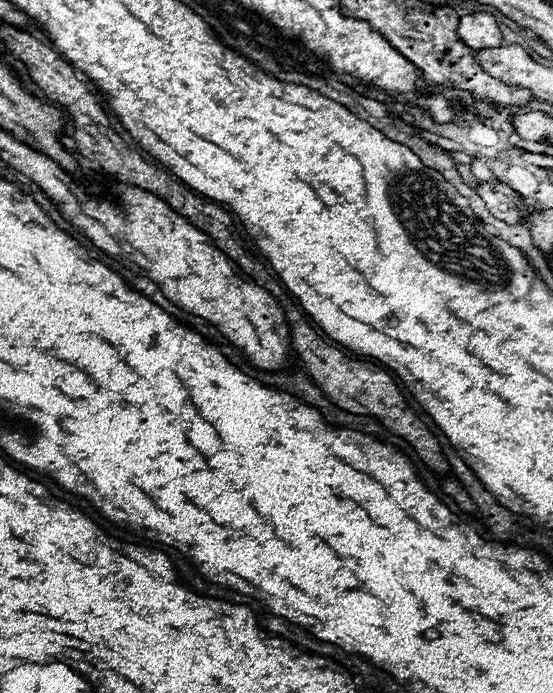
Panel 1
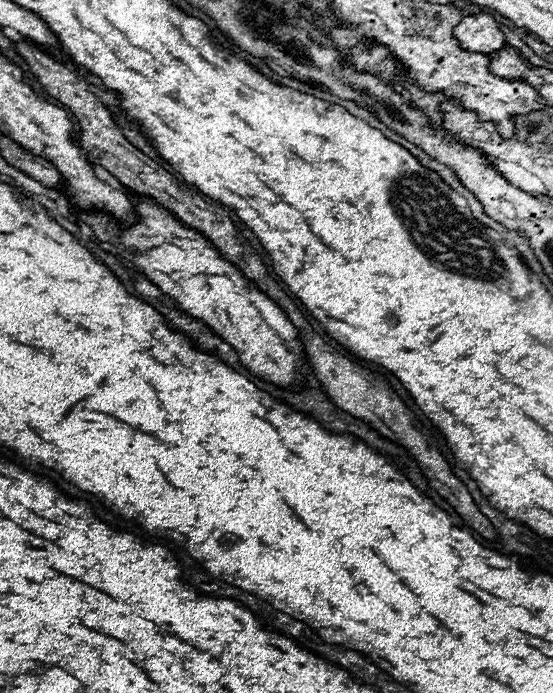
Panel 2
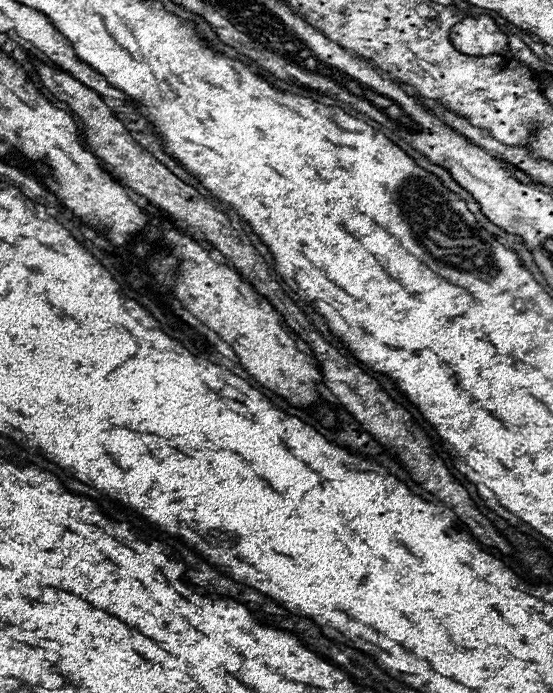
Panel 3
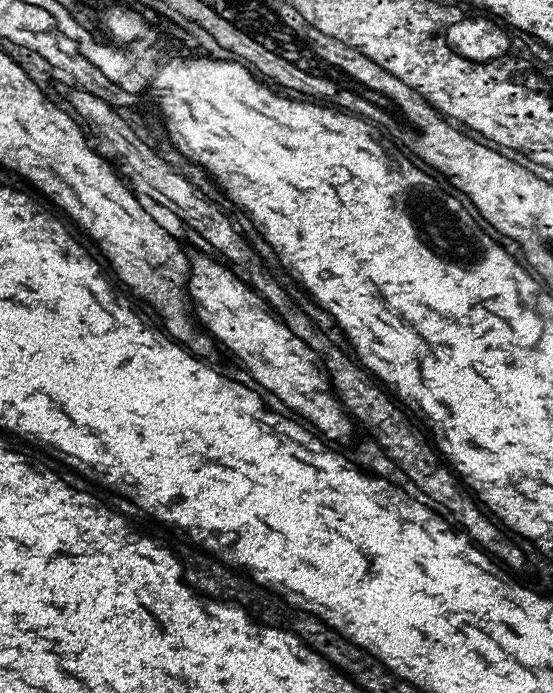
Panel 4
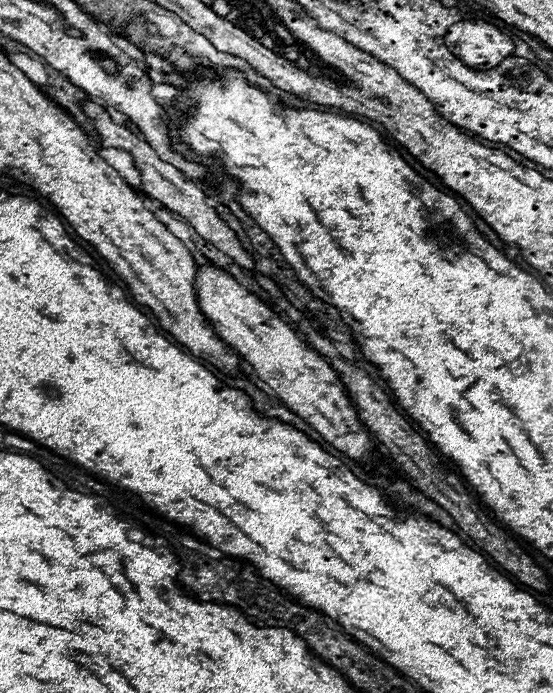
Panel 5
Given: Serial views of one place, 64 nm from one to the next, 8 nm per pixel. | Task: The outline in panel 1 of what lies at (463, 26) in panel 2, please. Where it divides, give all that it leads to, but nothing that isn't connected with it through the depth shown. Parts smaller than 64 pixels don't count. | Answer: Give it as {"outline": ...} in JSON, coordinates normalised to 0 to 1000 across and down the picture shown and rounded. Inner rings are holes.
{"outline":[[[882,17],[835,23],[828,35],[828,55],[854,72],[901,69],[908,63],[908,46],[901,40],[901,32]]]}

